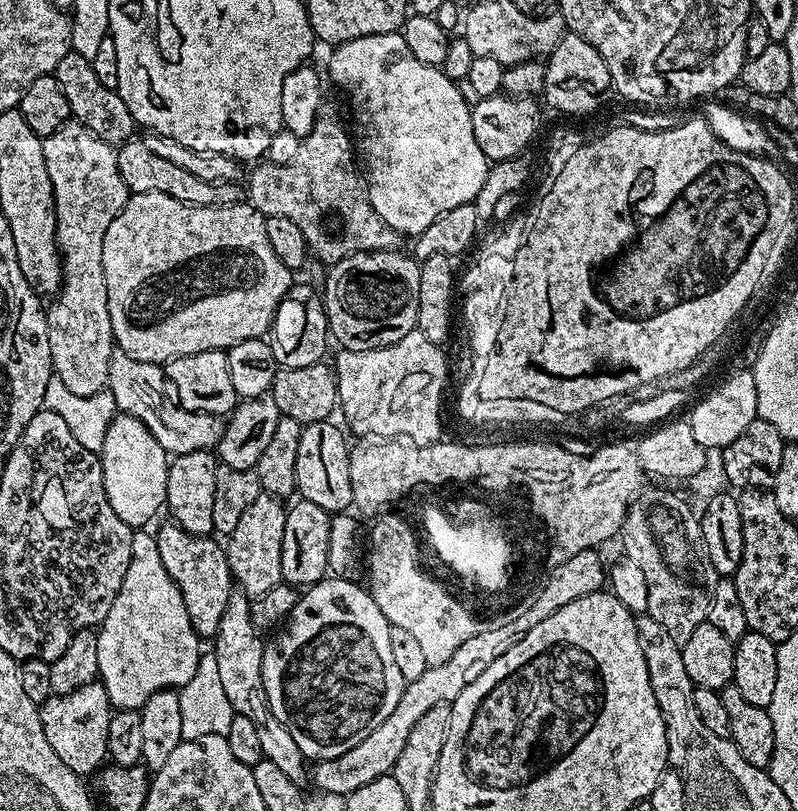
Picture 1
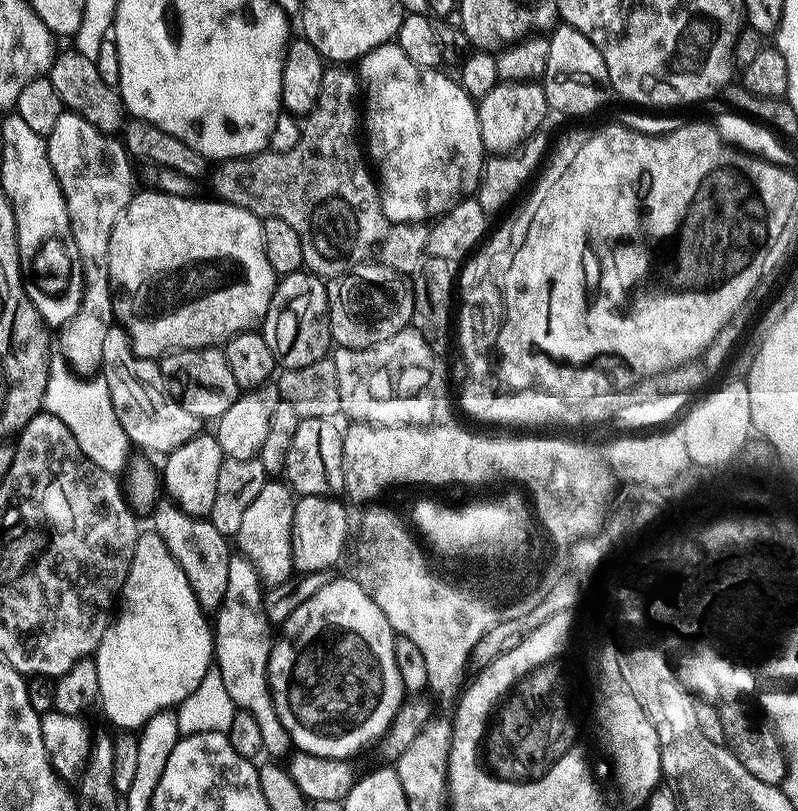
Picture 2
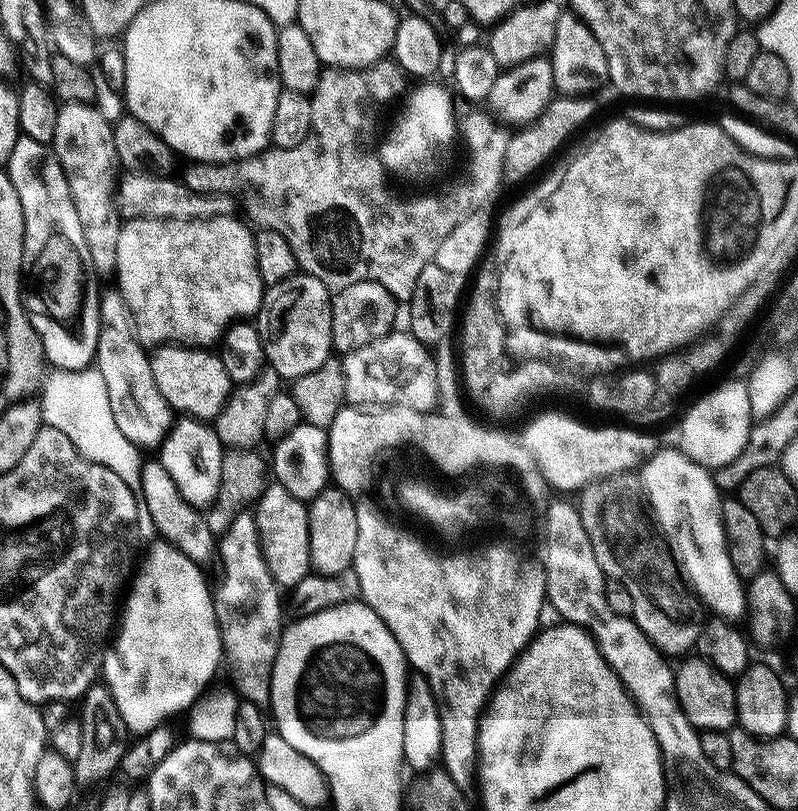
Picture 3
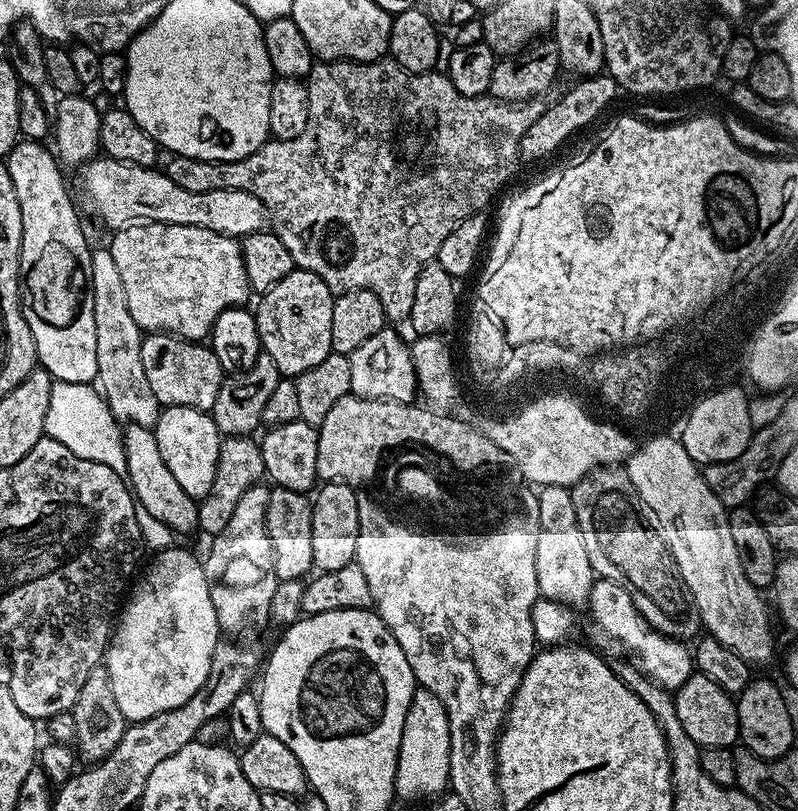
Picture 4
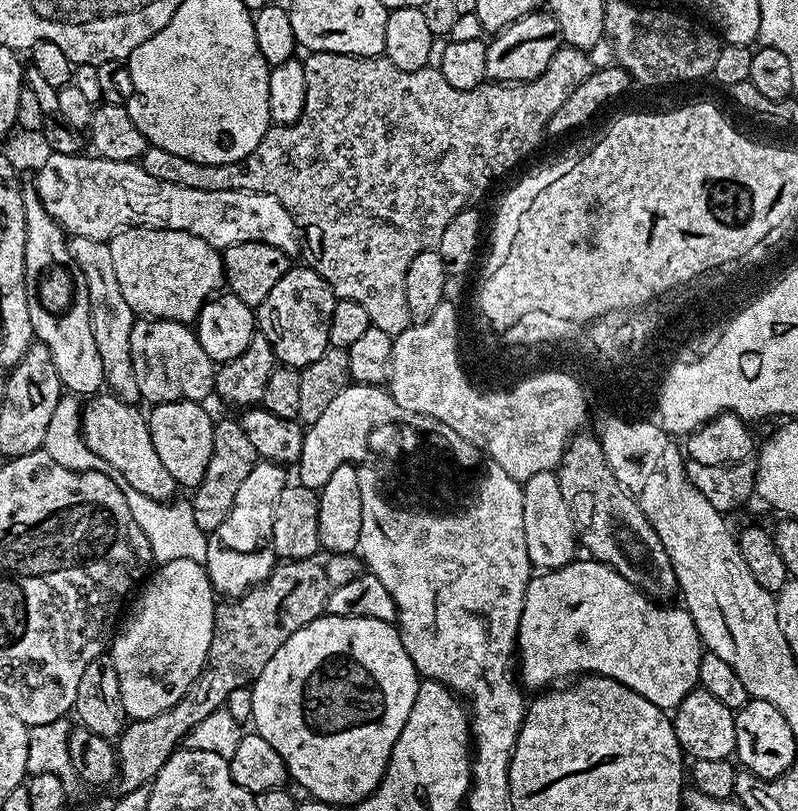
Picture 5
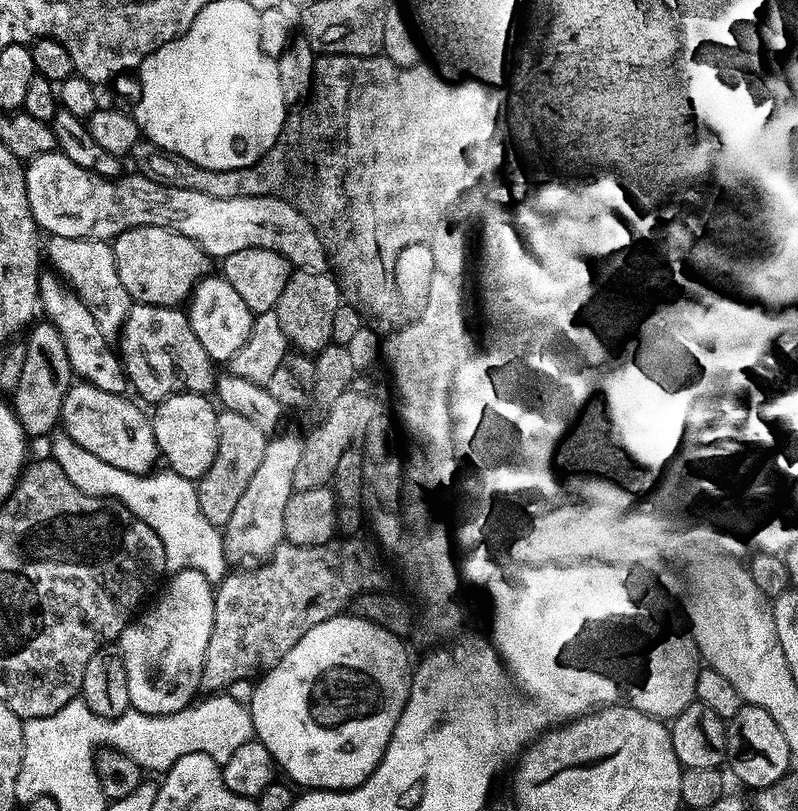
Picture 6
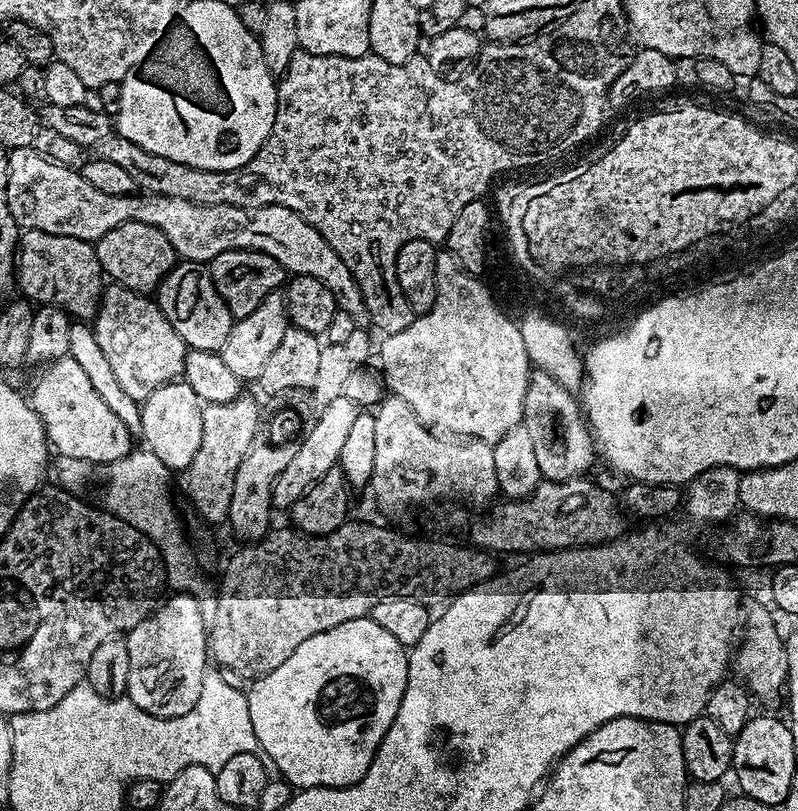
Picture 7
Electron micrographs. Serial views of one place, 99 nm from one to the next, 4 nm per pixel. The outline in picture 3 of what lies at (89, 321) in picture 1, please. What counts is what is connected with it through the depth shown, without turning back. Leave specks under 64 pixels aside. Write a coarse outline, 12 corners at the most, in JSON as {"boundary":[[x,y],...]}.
{"boundary":[[61,103],[51,149],[96,274],[122,227],[112,124]]}

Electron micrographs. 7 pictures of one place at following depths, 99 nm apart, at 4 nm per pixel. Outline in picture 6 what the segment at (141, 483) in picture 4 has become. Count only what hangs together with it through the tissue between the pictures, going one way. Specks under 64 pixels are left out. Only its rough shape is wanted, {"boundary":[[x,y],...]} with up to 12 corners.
{"boundary":[[68,387],[69,439],[130,476],[160,455],[151,419],[121,393]]}

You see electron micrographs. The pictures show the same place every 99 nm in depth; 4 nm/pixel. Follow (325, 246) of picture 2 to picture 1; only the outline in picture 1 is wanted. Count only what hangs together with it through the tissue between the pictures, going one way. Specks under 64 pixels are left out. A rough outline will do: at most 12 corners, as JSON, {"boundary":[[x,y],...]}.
{"boundary":[[331,102],[247,203],[295,222],[324,266],[401,247]]}

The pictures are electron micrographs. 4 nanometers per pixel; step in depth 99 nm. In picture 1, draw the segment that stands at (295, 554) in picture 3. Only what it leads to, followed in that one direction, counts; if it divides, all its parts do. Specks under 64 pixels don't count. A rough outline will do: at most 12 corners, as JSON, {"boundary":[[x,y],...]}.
{"boundary":[[261,491],[227,533],[232,579],[251,598],[282,582],[285,501]]}

